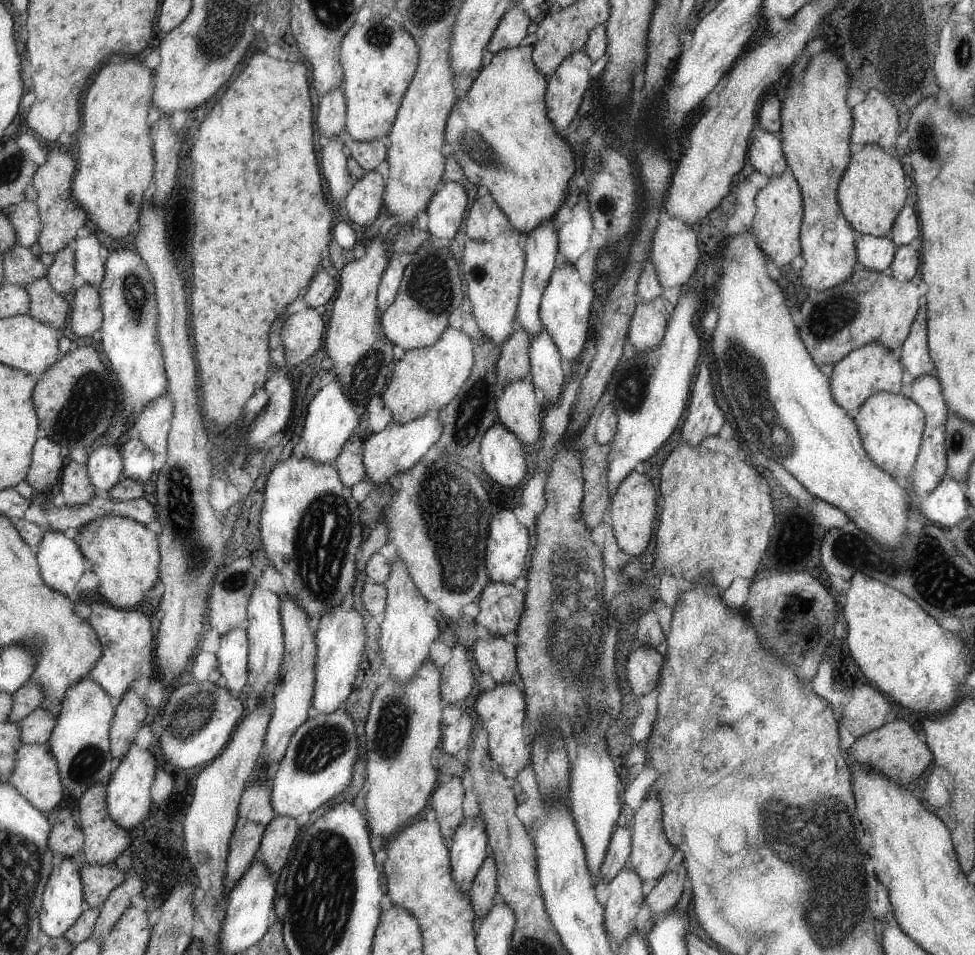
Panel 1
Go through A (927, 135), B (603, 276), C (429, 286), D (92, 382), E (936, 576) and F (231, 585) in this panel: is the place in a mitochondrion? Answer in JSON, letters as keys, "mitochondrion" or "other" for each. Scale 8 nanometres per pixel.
{"A":"mitochondrion","B":"other","C":"mitochondrion","D":"mitochondrion","E":"mitochondrion","F":"mitochondrion"}

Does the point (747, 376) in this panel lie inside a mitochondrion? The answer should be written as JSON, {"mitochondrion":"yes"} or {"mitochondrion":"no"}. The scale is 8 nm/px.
{"mitochondrion":"yes"}

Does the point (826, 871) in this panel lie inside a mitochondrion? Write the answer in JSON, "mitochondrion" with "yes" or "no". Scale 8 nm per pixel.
{"mitochondrion":"yes"}

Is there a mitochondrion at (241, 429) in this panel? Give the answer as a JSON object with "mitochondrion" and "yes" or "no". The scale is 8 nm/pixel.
{"mitochondrion":"no"}

